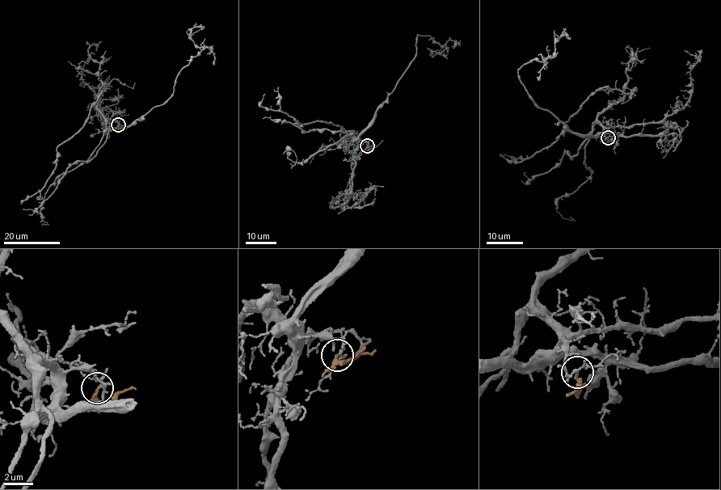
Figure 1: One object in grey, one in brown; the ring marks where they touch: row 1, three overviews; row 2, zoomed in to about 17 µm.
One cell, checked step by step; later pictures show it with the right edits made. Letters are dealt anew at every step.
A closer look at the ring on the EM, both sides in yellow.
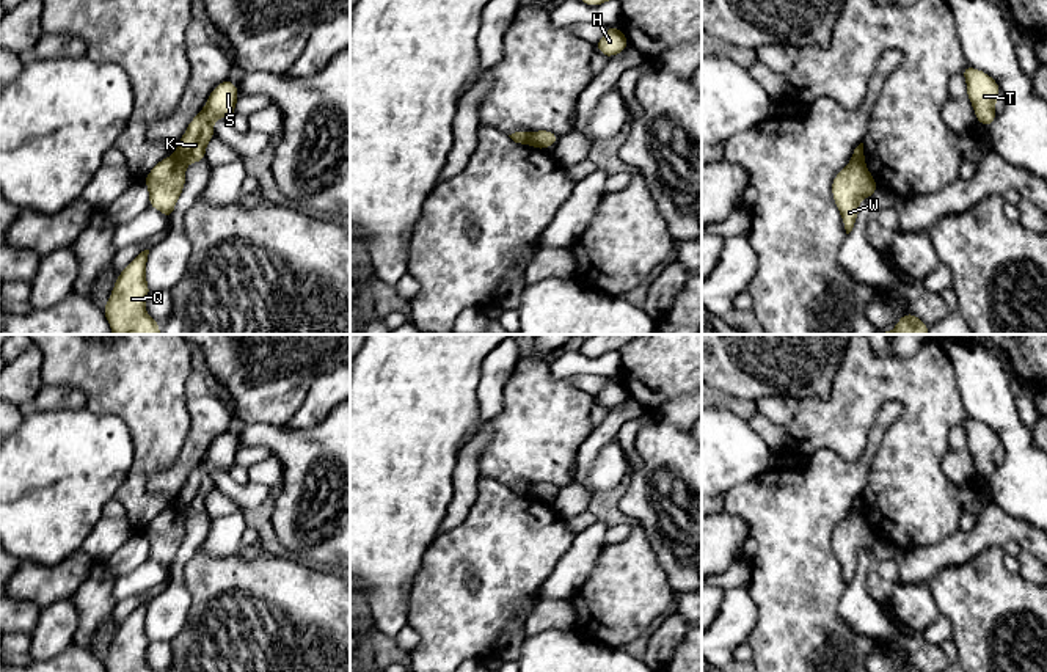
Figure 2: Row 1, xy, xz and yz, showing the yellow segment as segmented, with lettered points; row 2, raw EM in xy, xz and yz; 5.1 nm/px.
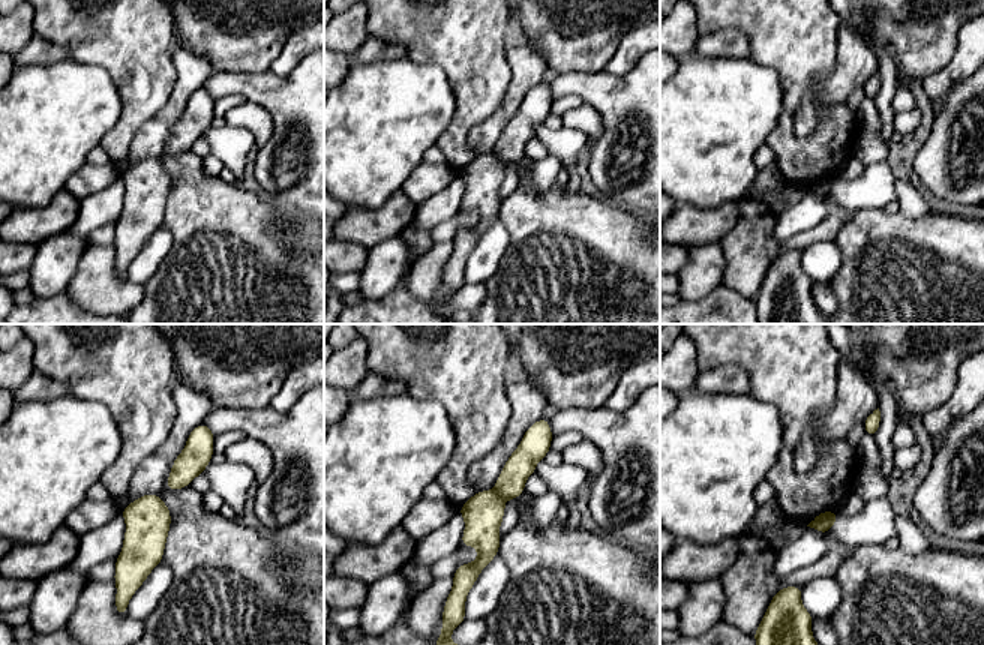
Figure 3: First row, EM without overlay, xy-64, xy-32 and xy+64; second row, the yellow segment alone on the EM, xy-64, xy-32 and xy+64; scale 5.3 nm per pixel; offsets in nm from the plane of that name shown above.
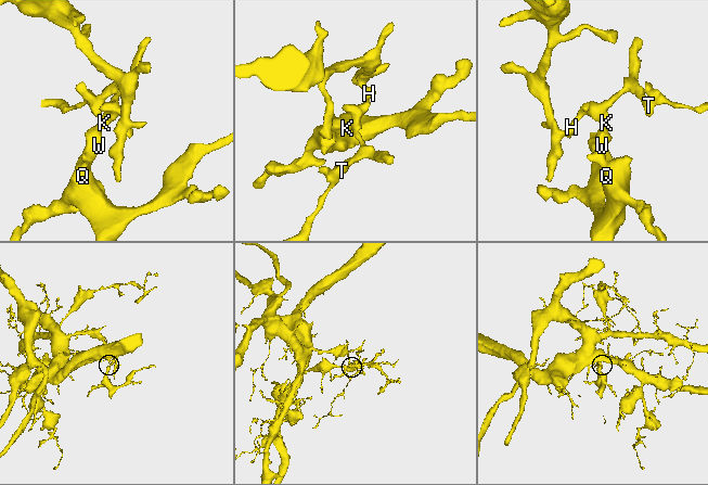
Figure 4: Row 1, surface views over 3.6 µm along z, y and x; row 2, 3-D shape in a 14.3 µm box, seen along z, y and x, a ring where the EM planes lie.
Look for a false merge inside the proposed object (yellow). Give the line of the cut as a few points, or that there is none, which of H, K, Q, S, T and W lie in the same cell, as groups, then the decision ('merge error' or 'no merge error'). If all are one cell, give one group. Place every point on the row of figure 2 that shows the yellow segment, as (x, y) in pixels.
cut xy (173, 156), (186, 165); groups H K S T / Q W; merge error

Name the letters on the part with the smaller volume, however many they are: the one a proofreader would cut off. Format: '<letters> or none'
Q, W

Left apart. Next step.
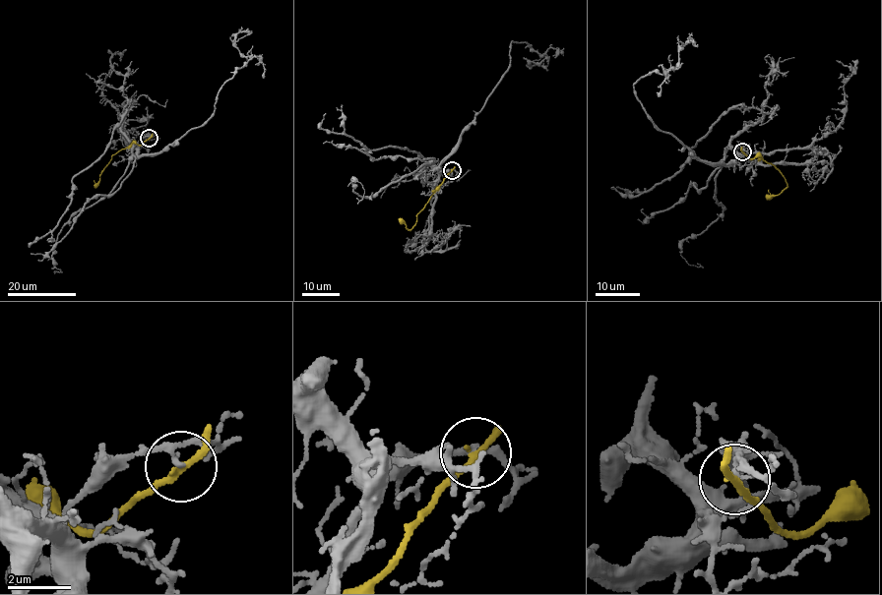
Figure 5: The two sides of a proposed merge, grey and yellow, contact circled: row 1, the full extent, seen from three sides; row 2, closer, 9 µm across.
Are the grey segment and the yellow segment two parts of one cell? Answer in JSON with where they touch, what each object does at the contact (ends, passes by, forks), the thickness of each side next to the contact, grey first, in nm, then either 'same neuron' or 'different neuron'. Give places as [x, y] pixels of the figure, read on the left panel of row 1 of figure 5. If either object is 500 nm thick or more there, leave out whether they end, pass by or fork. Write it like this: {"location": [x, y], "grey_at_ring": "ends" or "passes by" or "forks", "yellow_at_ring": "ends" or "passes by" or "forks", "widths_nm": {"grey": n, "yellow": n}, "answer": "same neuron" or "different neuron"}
{"location": [149, 138], "grey_at_ring": "passes by", "yellow_at_ring": "passes by", "widths_nm": {"grey": 150, "yellow": 200}, "answer": "different neuron"}

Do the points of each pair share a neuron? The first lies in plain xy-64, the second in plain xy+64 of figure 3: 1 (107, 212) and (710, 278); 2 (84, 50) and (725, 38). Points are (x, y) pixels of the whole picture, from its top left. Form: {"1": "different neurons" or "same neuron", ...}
{"1": "same neuron", "2": "different neurons"}

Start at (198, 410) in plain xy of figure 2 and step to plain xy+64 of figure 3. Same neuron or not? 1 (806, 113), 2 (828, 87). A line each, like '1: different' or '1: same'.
1: same
2: same

